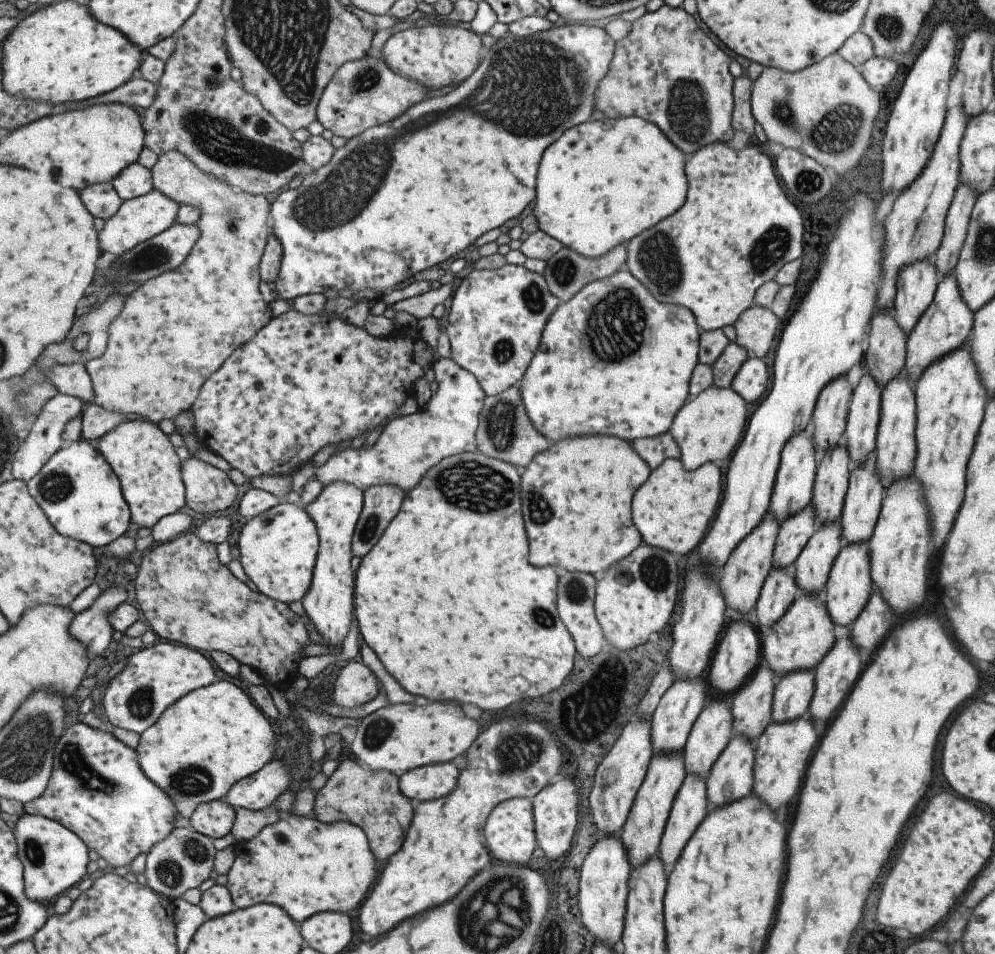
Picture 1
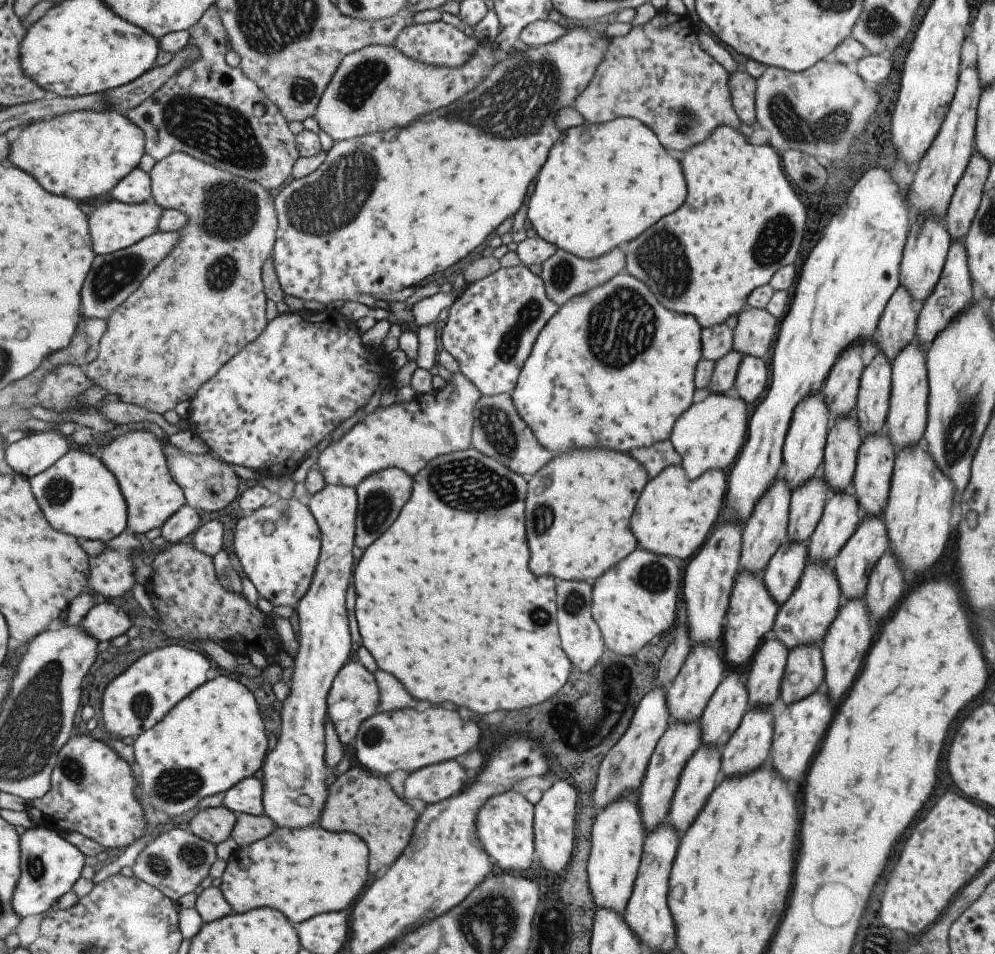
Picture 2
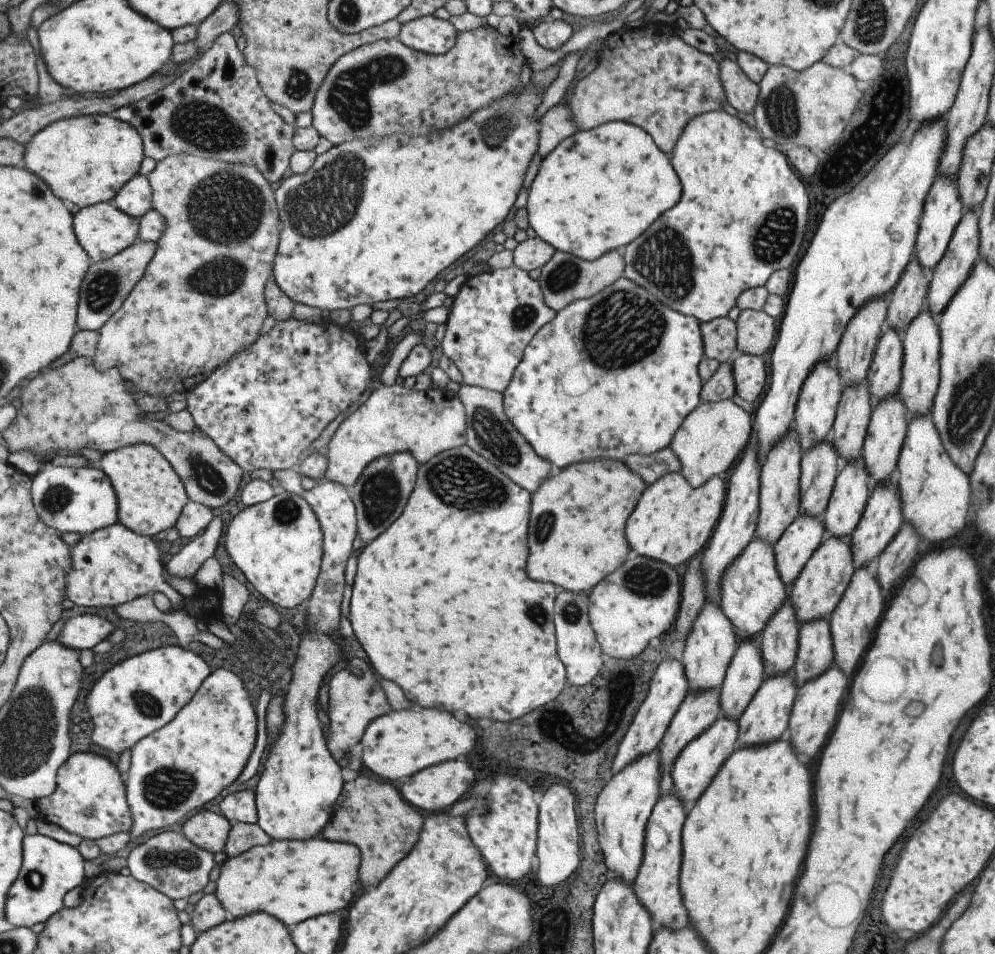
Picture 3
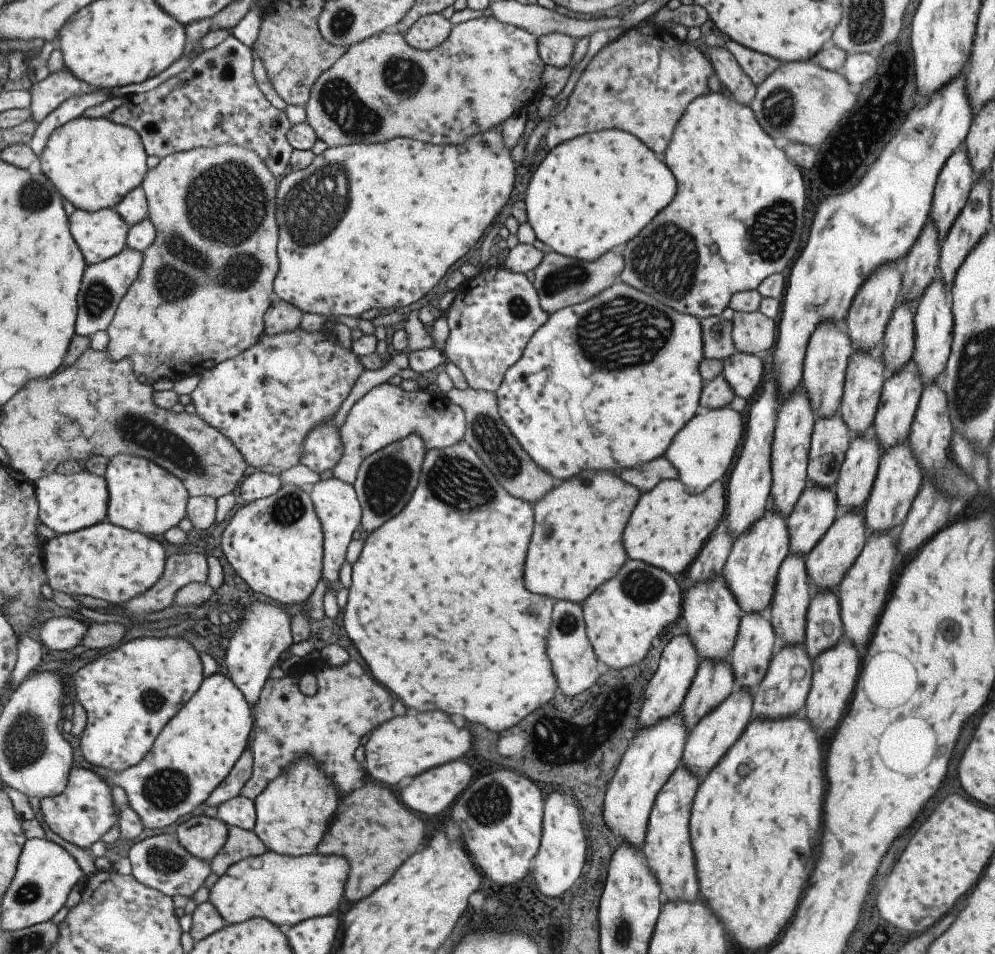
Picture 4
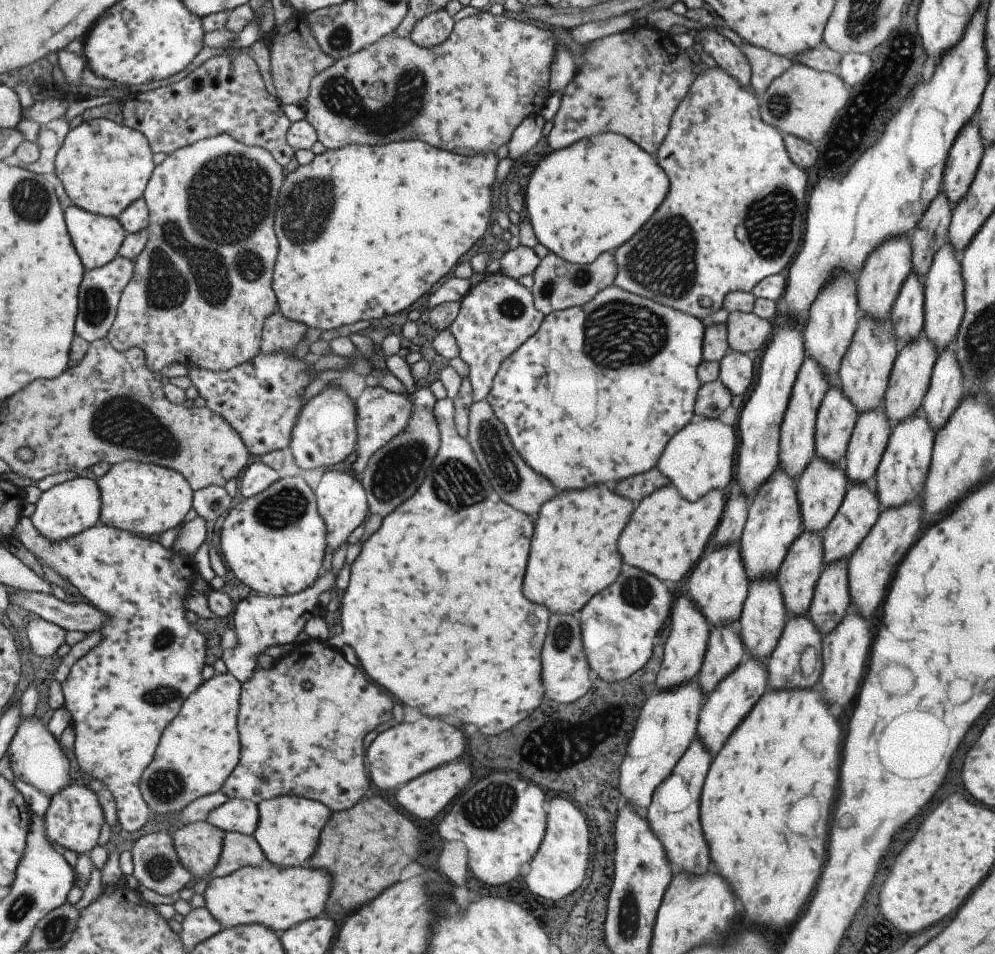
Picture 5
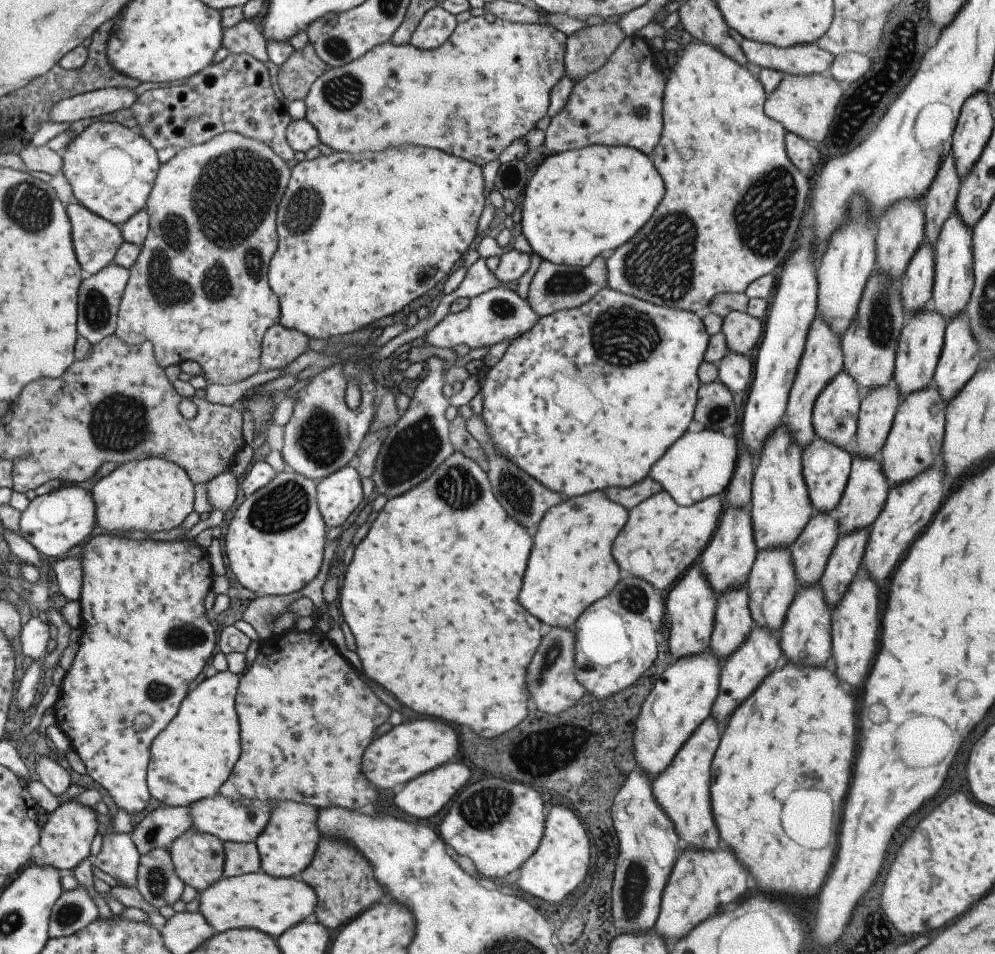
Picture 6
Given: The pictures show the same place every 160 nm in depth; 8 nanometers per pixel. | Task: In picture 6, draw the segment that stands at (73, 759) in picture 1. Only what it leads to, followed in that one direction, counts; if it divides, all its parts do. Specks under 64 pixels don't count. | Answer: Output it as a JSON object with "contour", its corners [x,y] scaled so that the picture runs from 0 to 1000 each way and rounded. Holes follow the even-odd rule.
{"contour":[[[75,839],[61,842],[48,853],[40,868],[38,886],[41,889],[41,908],[53,912],[72,912],[86,899],[90,899],[90,888],[97,871],[97,857],[92,847],[87,847]]]}

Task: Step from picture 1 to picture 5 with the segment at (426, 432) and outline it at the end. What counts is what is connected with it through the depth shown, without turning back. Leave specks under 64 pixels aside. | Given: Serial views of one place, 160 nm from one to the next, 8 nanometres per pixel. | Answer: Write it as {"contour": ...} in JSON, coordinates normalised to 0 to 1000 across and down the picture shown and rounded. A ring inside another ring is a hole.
{"contour":[[[383,405],[368,406],[356,422],[358,463],[357,463],[357,484],[352,491],[355,496],[354,501],[362,504],[363,497],[369,487],[370,481],[383,468],[391,461],[400,457],[408,448],[414,434],[414,421],[409,414],[395,413]]]}

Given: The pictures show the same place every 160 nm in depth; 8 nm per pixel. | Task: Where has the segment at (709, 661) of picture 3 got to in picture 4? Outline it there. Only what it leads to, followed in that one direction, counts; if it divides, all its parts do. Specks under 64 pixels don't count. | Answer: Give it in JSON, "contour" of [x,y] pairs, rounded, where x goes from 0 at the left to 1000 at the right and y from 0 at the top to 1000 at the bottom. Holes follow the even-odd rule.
{"contour":[[[724,602],[715,609],[694,613],[683,638],[683,647],[690,654],[689,665],[694,669],[703,691],[717,692],[717,694],[733,691],[741,666],[742,653],[747,644],[747,639],[741,635],[739,627],[729,614]]]}

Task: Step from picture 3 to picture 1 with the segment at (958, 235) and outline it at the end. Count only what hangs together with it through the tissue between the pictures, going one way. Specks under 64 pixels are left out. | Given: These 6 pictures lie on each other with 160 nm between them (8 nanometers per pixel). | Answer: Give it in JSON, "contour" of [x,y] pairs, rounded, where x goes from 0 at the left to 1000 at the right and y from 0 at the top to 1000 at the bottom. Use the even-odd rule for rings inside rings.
{"contour":[[[957,285],[944,291],[936,320],[932,321],[912,353],[908,391],[911,392],[916,405],[924,397],[928,388],[936,383],[936,379],[944,377],[952,369],[964,365],[966,361],[973,357],[978,340],[977,333],[978,327],[968,317],[968,312],[964,308],[964,300],[962,300]]]}

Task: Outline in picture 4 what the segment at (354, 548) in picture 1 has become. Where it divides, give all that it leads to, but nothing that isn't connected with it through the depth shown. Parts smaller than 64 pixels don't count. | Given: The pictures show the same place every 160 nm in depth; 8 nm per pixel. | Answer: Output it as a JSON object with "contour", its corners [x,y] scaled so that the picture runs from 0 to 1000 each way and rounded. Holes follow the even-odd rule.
{"contour":[[[412,455],[406,460],[386,468],[363,483],[354,510],[362,528],[361,556],[365,561],[375,558],[395,543],[411,524],[419,507],[419,499],[428,475],[424,463],[421,456]]]}

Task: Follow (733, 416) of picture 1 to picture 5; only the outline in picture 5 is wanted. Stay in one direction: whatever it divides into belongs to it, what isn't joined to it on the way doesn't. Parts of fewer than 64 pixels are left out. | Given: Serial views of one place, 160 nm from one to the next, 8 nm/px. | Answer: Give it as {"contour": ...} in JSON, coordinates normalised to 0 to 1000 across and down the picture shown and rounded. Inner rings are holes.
{"contour":[[[705,438],[703,442],[691,443],[670,463],[658,491],[691,526],[701,525],[715,514],[725,515],[737,503],[739,454],[738,447],[726,444],[722,439]]]}

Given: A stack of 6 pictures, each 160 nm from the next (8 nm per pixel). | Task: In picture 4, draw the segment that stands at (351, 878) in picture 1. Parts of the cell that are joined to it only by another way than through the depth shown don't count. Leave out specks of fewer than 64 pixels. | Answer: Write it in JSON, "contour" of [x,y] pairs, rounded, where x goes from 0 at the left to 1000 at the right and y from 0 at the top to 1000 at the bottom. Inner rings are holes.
{"contour":[[[274,892],[248,898],[226,911],[209,935],[209,944],[218,953],[227,969],[241,968],[254,961],[265,962],[276,971],[294,972],[316,961],[333,959],[345,944],[345,927],[349,920],[349,904],[341,897],[323,897],[318,893],[307,897],[282,897]]]}

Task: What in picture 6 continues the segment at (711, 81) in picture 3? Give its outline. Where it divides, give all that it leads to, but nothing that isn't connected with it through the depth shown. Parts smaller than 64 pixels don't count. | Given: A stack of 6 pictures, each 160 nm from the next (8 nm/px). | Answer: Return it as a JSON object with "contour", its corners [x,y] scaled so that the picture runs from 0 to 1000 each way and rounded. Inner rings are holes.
{"contour":[[[642,37],[627,39],[610,65],[578,86],[570,109],[554,124],[546,153],[552,162],[593,152],[632,153],[653,162],[665,134],[667,74],[658,71],[657,55]]]}

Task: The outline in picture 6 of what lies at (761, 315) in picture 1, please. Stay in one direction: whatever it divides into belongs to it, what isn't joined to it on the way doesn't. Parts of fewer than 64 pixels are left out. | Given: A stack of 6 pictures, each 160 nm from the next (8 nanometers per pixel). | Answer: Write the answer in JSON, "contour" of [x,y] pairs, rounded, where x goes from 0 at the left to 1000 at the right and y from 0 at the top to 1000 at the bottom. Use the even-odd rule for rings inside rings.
{"contour":[[[736,326],[726,334],[724,349],[732,369],[751,374],[753,367],[762,364],[765,338],[753,329]]]}

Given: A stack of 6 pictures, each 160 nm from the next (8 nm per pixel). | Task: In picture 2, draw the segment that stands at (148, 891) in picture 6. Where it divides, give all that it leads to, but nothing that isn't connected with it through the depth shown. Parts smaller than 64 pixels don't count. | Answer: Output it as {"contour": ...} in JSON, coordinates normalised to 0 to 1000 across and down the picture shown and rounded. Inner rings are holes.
{"contour":[[[178,867],[161,873],[152,881],[149,887],[140,893],[132,910],[134,918],[156,930],[176,947],[181,939],[194,936],[204,920],[209,918],[209,912],[216,900],[216,887],[192,871],[186,872]]]}

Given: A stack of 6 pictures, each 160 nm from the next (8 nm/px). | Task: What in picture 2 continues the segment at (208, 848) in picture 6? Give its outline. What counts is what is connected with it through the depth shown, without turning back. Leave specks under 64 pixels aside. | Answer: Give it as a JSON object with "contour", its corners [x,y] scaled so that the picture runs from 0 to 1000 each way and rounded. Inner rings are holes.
{"contour":[[[222,843],[199,849],[190,860],[189,868],[195,875],[216,887],[231,875],[236,858],[237,853]]]}

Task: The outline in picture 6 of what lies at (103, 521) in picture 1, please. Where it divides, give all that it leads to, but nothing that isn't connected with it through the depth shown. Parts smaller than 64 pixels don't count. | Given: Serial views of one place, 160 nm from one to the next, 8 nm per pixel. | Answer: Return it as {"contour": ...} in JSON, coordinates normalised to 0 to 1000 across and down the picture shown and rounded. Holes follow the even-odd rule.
{"contour":[[[64,509],[43,520],[36,520],[19,542],[19,560],[33,572],[41,586],[55,587],[73,572],[79,571],[95,550],[91,517],[81,509]]]}

